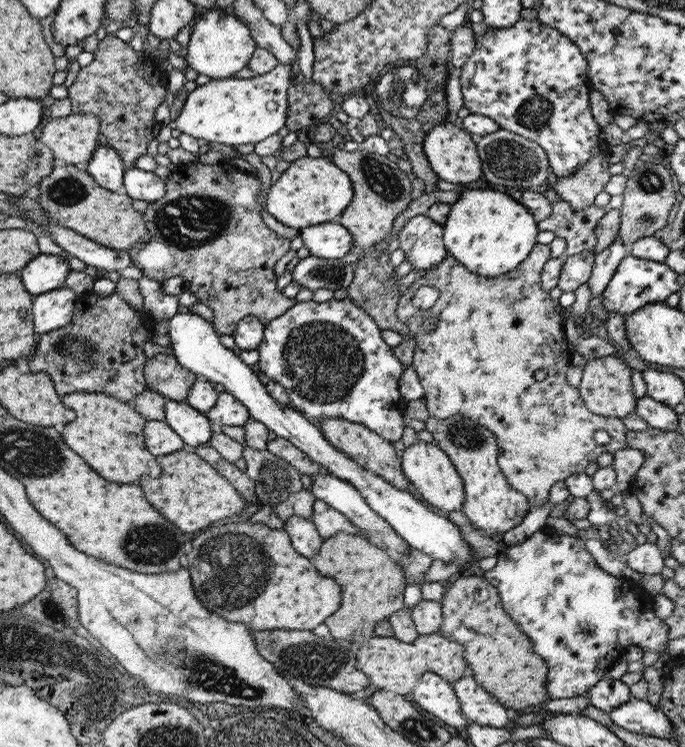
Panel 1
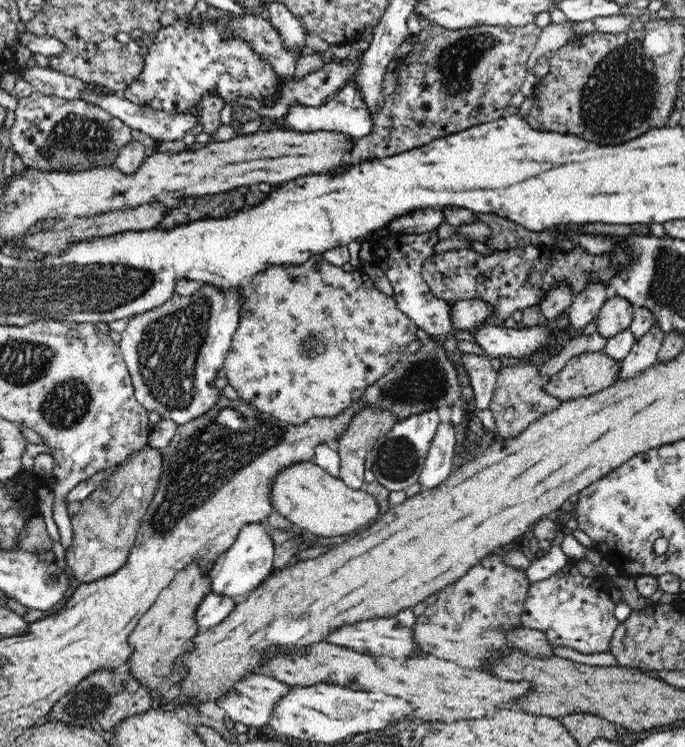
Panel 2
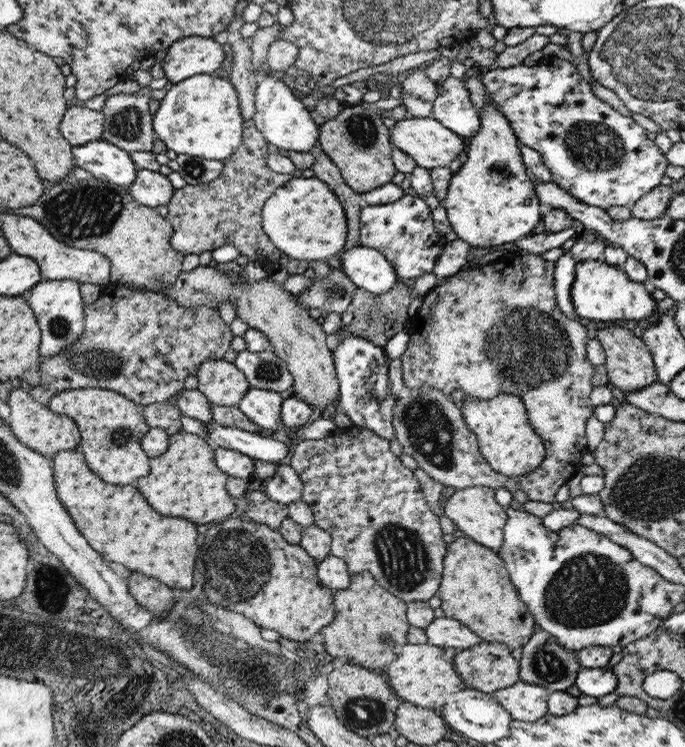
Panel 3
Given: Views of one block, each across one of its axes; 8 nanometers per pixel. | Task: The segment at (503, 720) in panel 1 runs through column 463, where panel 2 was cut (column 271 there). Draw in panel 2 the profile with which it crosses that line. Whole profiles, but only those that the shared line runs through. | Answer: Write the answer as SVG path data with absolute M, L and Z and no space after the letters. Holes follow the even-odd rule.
M256 672L246 676L234 687L236 690L228 692L228 696L218 702L220 708L235 722L265 729L282 698L288 696L294 686L262 672Z

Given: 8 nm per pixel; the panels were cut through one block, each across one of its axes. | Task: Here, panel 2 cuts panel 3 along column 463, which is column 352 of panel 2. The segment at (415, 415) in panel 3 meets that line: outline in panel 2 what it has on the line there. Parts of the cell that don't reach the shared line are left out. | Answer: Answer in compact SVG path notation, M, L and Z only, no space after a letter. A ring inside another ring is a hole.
M364 408L350 422L348 430L340 436L336 451L340 459L338 476L354 489L364 488L365 454L373 447L374 441L387 433L397 420L395 416L379 410Z

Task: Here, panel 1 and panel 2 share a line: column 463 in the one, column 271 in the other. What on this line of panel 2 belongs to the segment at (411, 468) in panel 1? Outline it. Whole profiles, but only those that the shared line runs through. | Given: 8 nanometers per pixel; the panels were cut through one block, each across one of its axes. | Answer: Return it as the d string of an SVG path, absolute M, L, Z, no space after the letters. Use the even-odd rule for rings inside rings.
M302 462L286 468L272 484L274 510L293 522L296 529L315 536L343 536L367 529L380 516L376 498L364 488L350 488L339 476L328 474L314 462Z

